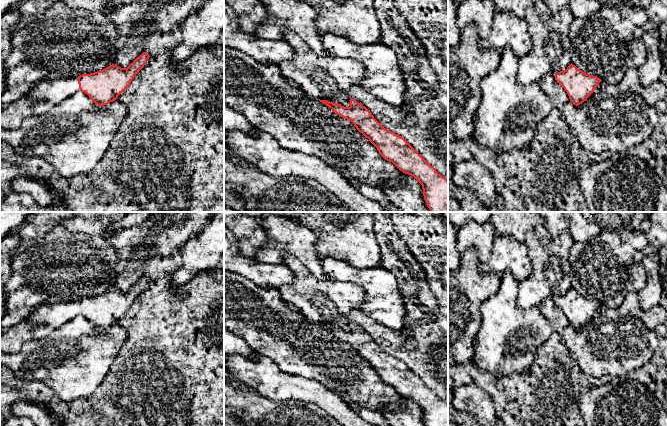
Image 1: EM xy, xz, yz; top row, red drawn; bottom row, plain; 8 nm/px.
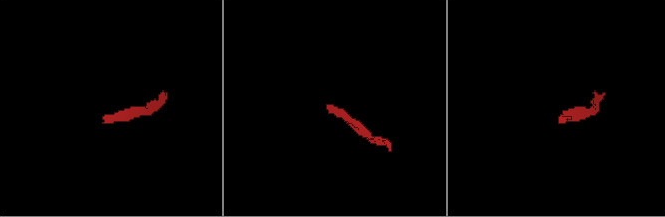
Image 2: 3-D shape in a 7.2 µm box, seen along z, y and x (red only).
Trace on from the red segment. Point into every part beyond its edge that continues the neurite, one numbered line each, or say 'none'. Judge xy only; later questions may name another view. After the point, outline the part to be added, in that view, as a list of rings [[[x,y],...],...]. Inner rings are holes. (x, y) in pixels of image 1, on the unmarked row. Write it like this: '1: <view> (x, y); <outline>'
1: xy (49, 316); [[[77,301],[67,303],[45,303],[36,308],[29,320],[36,326],[32,339],[38,340],[50,335],[56,328],[80,315]]]

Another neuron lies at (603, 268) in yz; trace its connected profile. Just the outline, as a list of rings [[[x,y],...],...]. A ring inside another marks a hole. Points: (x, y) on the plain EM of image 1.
[[[602,230],[598,236],[586,242],[575,241],[570,248],[567,270],[571,287],[586,298],[597,300],[607,307],[618,308],[628,294],[638,292],[646,285],[646,271],[634,261],[634,256],[647,244],[648,239],[642,230]]]

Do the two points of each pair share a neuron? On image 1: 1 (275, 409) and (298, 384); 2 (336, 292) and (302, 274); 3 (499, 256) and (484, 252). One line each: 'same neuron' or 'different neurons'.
1: different neurons
2: same neuron
3: different neurons

